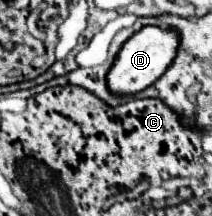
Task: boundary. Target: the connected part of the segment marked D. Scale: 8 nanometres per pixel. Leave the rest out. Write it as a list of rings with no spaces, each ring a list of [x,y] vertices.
[[[158,25],[142,27],[120,49],[120,53],[108,73],[110,91],[114,91],[118,95],[130,95],[130,93],[138,93],[138,91],[150,87],[172,65],[172,61],[178,53],[178,47],[180,47],[180,33],[174,27],[158,27]]]

